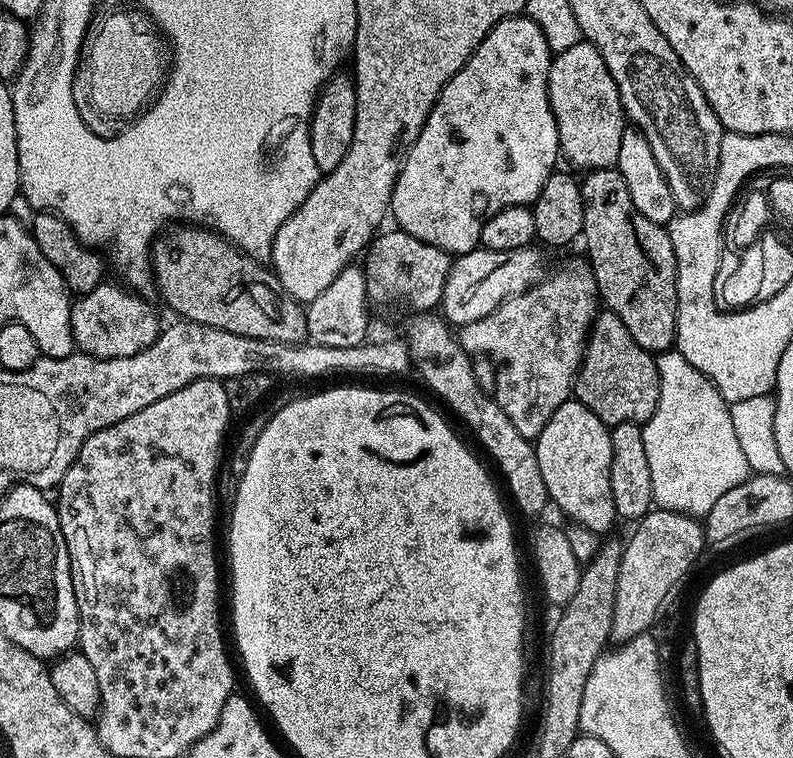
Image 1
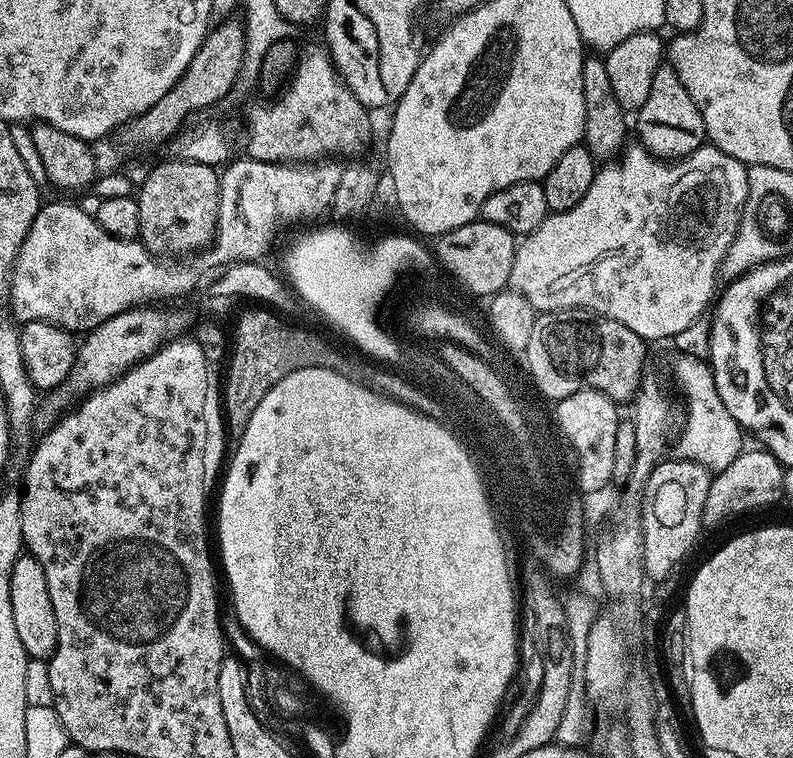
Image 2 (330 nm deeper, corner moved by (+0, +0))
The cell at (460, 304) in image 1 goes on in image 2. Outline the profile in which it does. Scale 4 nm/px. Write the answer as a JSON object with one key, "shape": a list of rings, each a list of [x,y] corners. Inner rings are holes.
{"shape":[[[629,143],[619,153],[615,162],[605,163],[608,165],[605,168],[603,165],[597,171],[594,182],[590,182],[590,190],[586,190],[586,194],[582,198],[582,202],[578,202],[578,206],[570,206],[570,210],[549,214],[542,222],[542,226],[538,226],[538,230],[534,230],[517,243],[510,284],[515,291],[520,292],[529,300],[537,313],[587,308],[589,312],[599,312],[606,318],[614,318],[614,322],[622,322],[622,326],[634,330],[634,334],[638,334],[646,342],[653,342],[652,340],[671,341],[678,334],[682,334],[682,330],[686,330],[686,326],[701,319],[705,315],[703,312],[709,311],[710,305],[717,295],[716,280],[718,281],[720,276],[720,264],[726,258],[726,254],[738,234],[740,220],[744,217],[748,203],[748,168],[742,162],[730,158],[730,154],[711,146],[694,150],[689,156],[683,156],[680,160],[662,160],[652,152],[647,152],[643,144],[632,143]]]}

